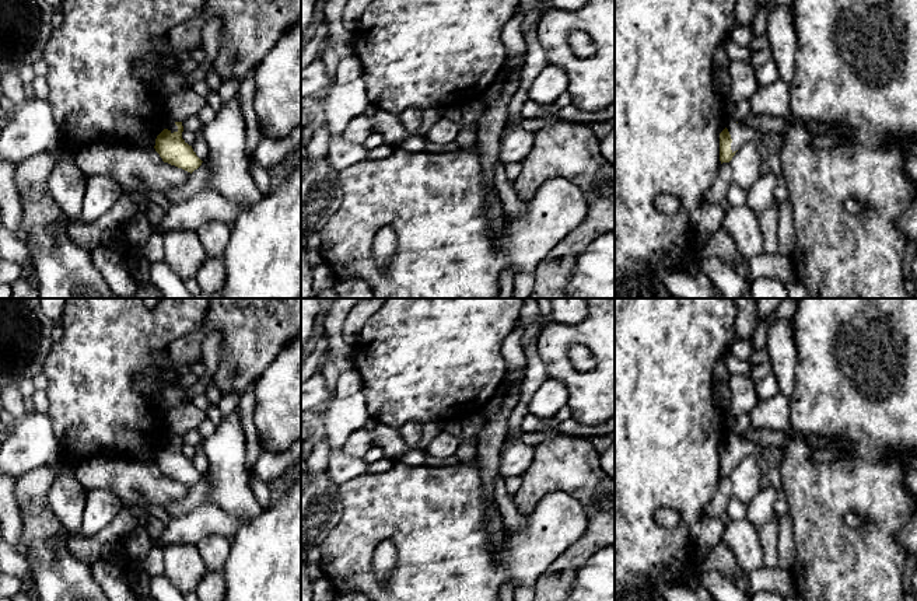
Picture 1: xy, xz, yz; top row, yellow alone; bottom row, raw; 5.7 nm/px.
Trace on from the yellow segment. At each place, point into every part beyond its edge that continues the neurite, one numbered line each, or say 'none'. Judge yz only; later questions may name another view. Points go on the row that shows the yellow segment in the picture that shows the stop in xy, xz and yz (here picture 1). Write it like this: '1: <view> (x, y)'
1: yz (739, 133)

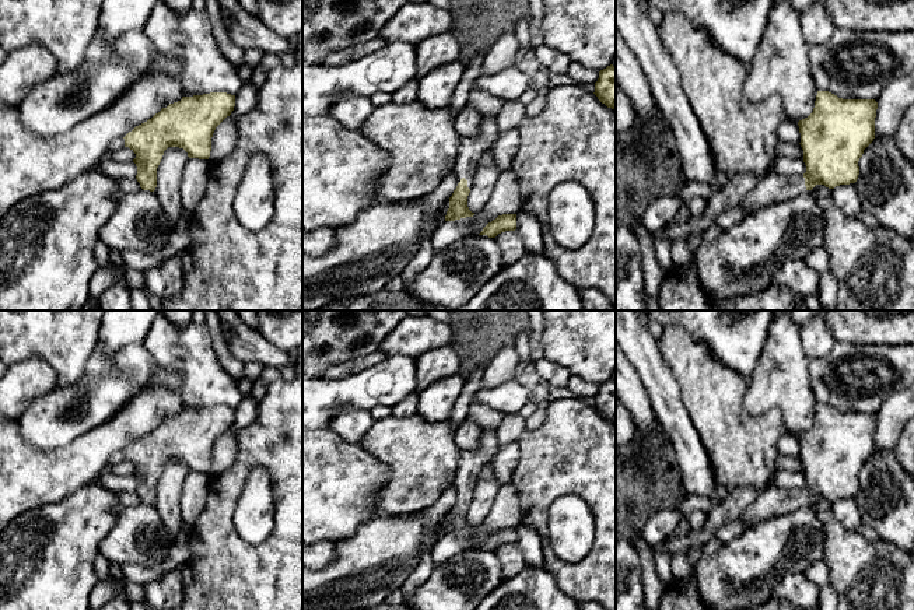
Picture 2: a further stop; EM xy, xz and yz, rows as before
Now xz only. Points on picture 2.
1: xz (470, 149)

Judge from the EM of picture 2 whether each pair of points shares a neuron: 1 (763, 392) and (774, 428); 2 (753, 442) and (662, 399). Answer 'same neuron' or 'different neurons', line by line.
1: different neurons
2: different neurons

